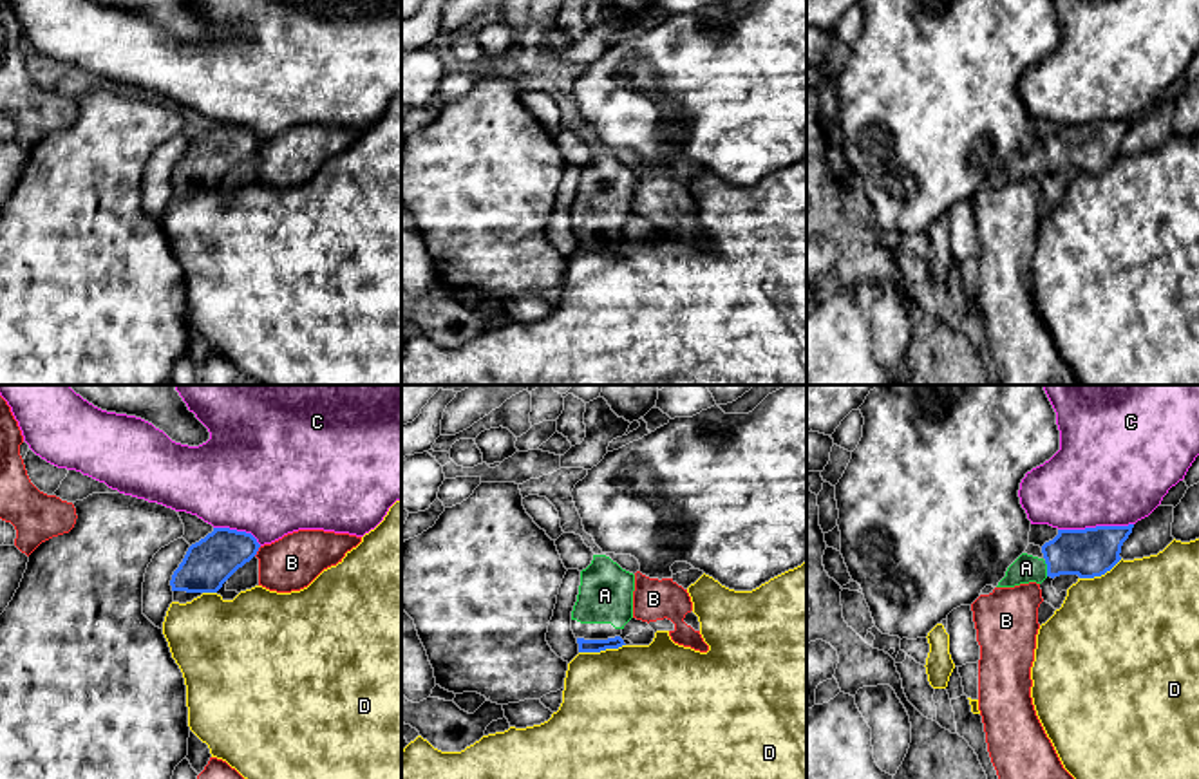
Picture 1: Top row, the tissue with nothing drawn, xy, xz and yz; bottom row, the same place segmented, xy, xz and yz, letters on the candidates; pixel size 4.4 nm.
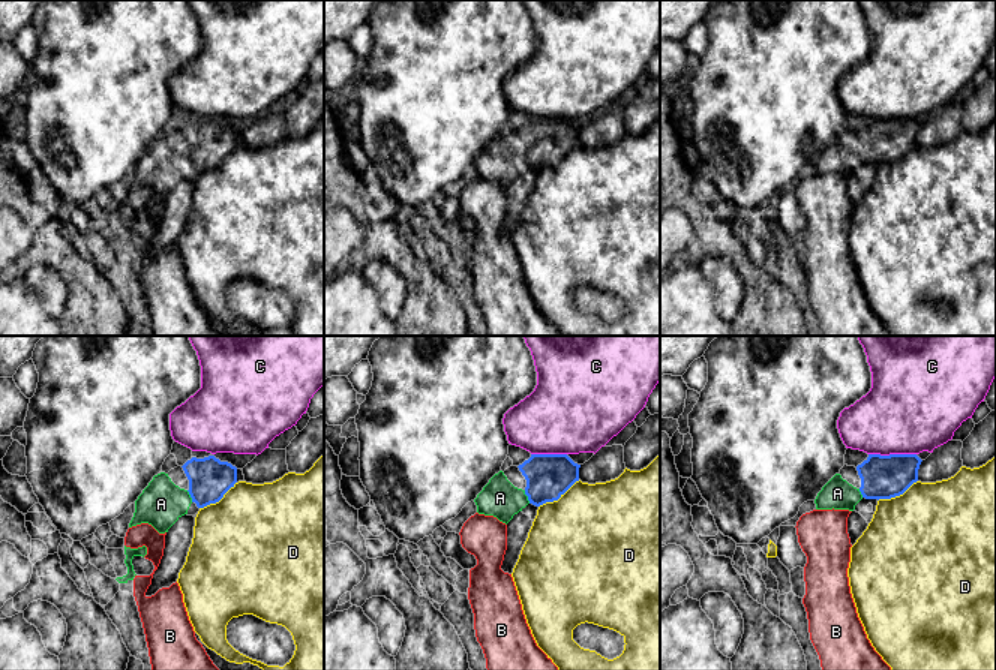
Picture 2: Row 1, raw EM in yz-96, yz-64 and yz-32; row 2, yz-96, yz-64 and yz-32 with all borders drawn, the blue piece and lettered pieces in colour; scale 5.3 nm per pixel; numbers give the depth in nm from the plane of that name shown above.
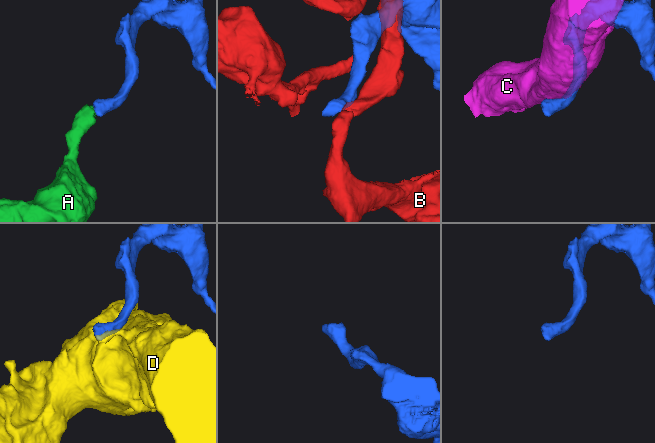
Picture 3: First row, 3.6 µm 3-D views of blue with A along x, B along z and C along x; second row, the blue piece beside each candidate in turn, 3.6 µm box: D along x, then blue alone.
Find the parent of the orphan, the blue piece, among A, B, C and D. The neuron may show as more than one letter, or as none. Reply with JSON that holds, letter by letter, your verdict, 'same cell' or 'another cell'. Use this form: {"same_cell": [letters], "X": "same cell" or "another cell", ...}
{"same_cell": ["A"], "A": "same cell", "B": "another cell", "C": "another cell", "D": "another cell"}

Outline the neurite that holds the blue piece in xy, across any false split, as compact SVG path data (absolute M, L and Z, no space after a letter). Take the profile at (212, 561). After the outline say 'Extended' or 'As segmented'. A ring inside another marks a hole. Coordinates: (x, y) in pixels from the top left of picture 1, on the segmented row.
M213 528L188 548L172 575L172 591L217 593L239 568L257 555L259 548L260 544L251 533Z. As segmented

